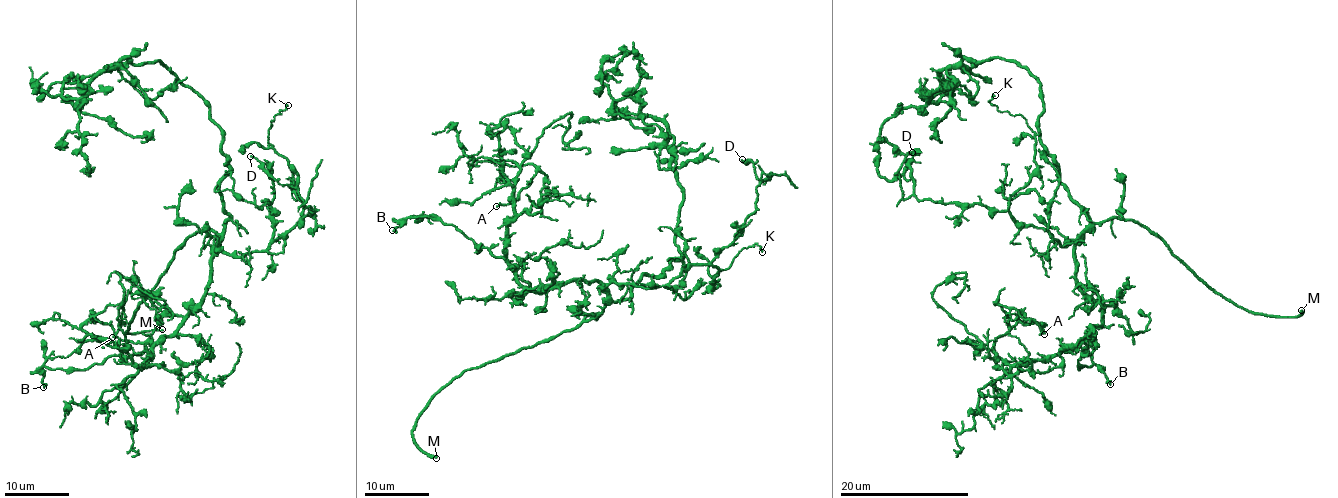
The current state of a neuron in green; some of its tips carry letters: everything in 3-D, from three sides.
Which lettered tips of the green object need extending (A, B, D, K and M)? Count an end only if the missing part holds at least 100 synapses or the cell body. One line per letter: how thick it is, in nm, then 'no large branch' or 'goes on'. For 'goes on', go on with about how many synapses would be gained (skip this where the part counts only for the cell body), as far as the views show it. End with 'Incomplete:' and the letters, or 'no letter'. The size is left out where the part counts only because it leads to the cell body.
A: calibre 160 nm; no large branch
B: calibre 200 nm; no large branch
D: calibre 140 nm; no large branch
K: calibre 130 nm; no large branch
M: calibre 240 nm; goes on
Incomplete: M

